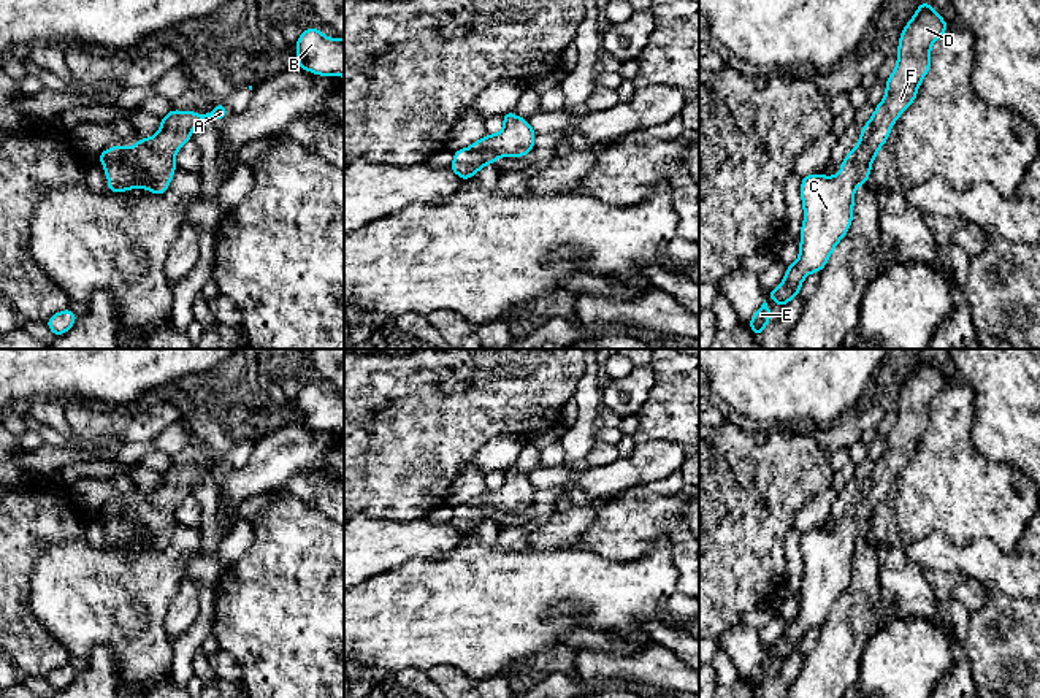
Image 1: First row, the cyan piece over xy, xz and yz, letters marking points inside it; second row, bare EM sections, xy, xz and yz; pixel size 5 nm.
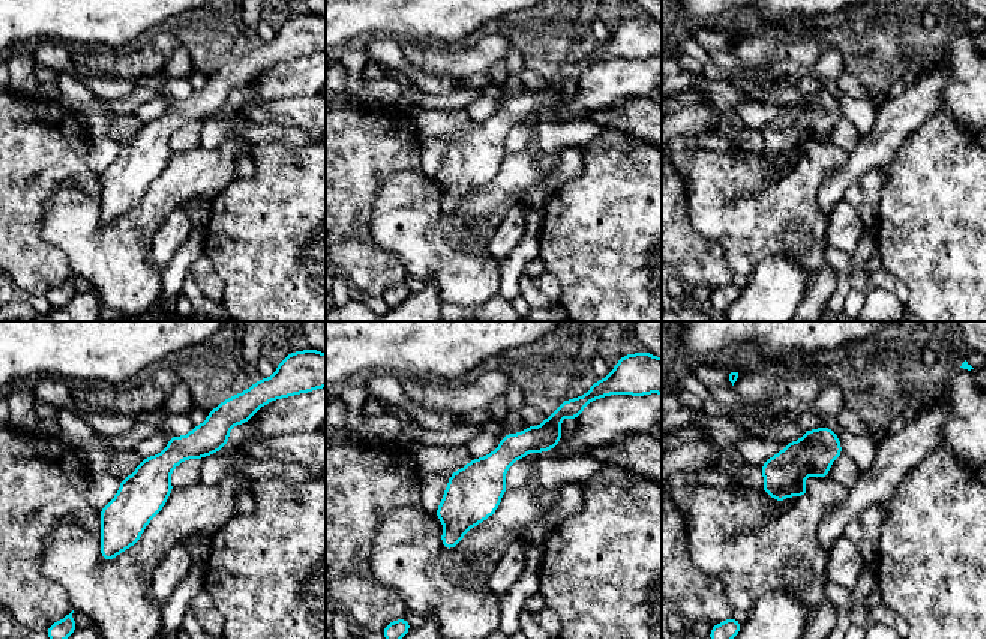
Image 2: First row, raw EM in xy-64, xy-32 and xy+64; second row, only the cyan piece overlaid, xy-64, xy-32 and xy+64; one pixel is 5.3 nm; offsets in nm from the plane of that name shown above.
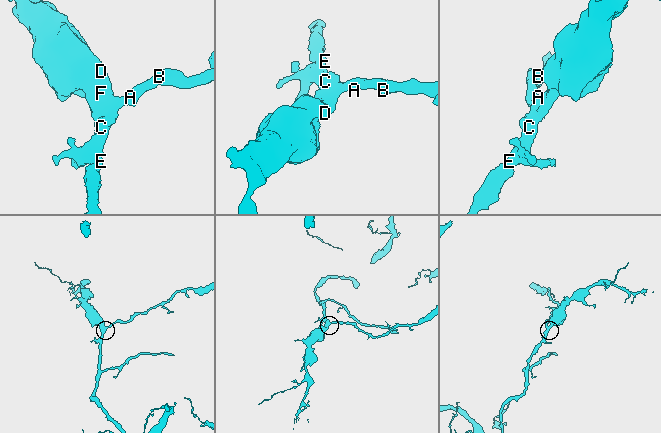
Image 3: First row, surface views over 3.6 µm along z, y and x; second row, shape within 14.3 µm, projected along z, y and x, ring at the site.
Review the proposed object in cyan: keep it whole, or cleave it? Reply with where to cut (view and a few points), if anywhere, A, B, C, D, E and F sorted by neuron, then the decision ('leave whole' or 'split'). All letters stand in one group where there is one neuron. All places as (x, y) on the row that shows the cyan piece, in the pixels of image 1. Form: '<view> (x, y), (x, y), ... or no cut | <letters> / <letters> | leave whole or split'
no cut | A B C D E F | leave whole

